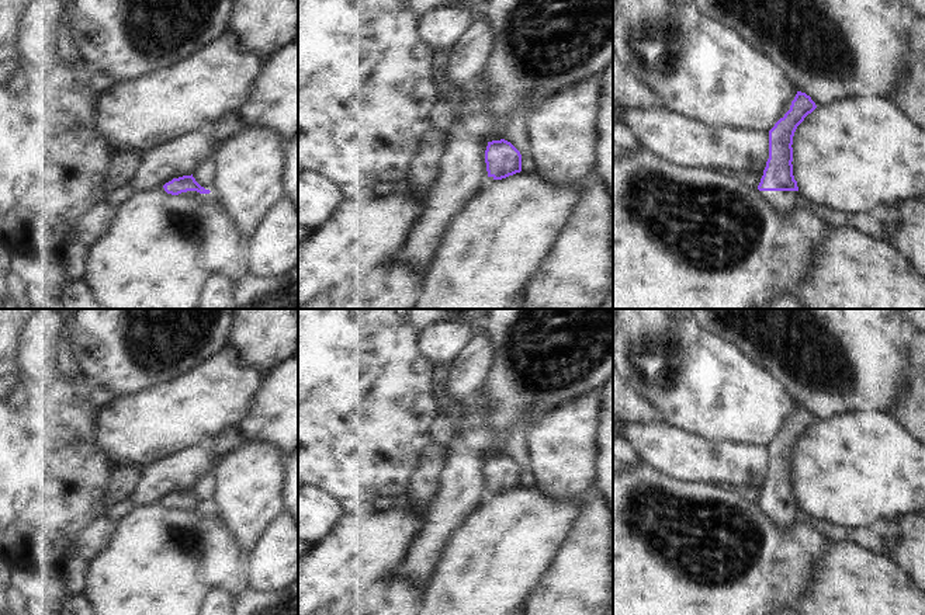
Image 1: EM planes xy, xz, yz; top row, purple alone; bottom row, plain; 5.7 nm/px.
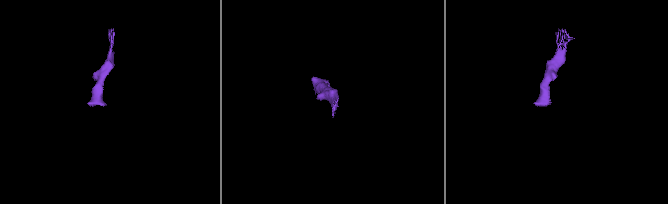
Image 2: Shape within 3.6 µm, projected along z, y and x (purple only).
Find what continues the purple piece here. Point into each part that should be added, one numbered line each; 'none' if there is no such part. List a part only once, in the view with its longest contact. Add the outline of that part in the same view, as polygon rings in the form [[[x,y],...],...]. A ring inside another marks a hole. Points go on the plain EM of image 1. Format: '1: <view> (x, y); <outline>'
1: yz (782, 516); [[[759,505],[759,508],[777,528],[787,528],[797,521],[798,505]]]

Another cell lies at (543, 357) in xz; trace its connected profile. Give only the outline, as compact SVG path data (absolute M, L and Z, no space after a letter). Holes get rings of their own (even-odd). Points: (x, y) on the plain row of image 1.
M493 309L484 324L495 344L495 364L486 390L495 402L491 424L502 438L510 437L515 423L529 414L534 424L562 403L613 379L613 309Z

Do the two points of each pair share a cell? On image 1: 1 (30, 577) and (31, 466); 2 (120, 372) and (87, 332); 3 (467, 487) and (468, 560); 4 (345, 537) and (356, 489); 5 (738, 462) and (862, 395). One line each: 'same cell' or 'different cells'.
1: same cell
2: same cell
3: different cells
4: different cells
5: different cells

